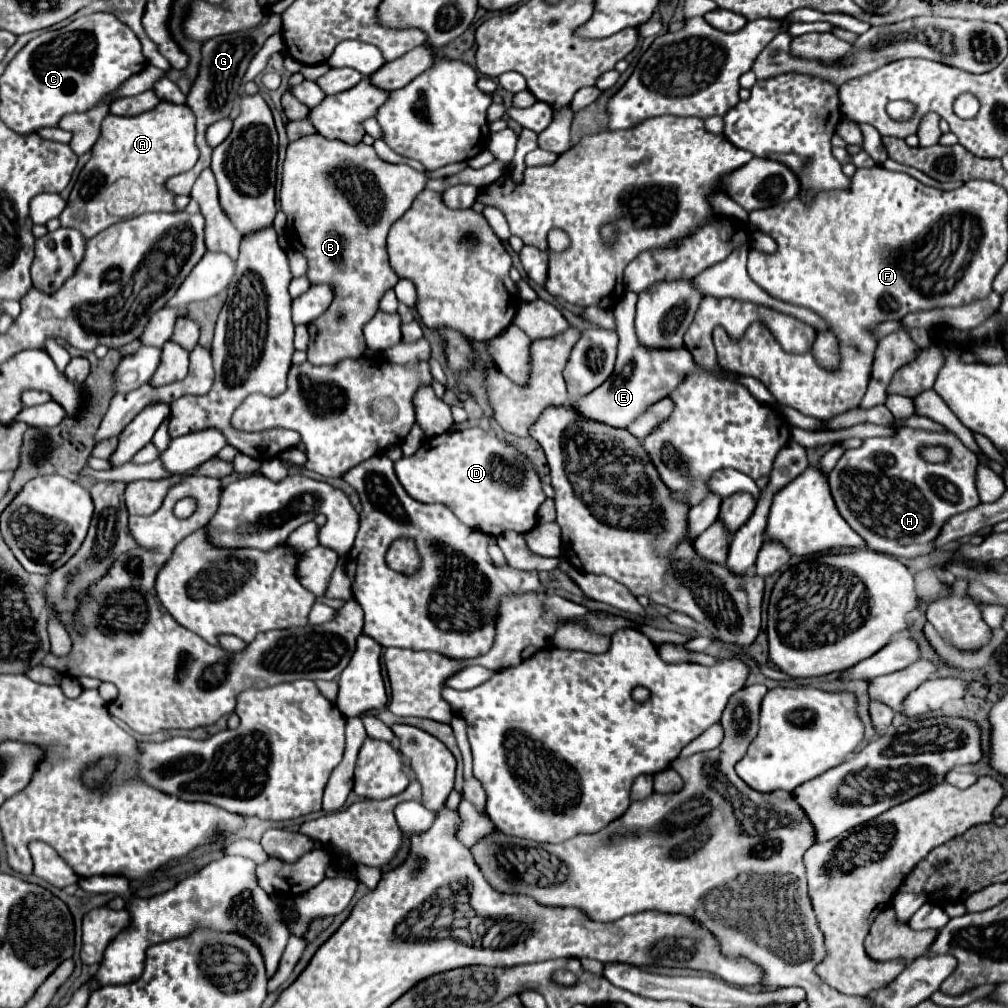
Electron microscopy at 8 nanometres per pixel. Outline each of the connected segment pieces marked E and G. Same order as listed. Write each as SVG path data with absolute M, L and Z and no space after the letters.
M626 291L622 299L612 307L614 321L616 321L616 333L620 337L618 345L618 359L616 367L610 379L586 397L582 397L576 405L586 413L588 417L594 417L594 421L602 421L606 425L614 425L620 429L626 429L630 421L642 411L650 407L650 403L668 397L668 393L680 383L680 379L686 375L686 371L692 371L696 365L690 357L690 353L680 347L680 349L648 349L644 347L634 329L635 311L638 295L631 291Z
M272 13L268 17L268 21L260 27L254 27L254 29L248 29L248 31L240 31L240 33L230 33L230 35L220 35L220 37L214 37L210 41L204 43L202 47L202 63L200 63L200 73L188 93L188 99L186 99L186 105L194 111L196 115L196 145L200 149L200 159L198 163L194 165L194 169L186 171L186 173L180 173L176 177L172 177L168 181L168 189L176 195L188 195L196 177L202 173L202 169L206 169L210 165L210 157L212 157L212 147L206 143L206 129L208 125L216 123L218 119L224 119L230 115L232 107L234 107L234 99L236 99L236 91L240 87L240 81L246 73L246 67L248 63L252 61L252 57L260 51L260 47L264 45L264 41L278 33L282 27L282 19L280 15Z

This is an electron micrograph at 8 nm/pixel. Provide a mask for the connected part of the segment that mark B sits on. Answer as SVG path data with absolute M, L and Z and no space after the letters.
M318 133L288 145L280 189L280 207L288 217L286 237L292 249L306 257L310 283L328 283L336 291L334 305L308 325L308 361L312 365L362 357L366 349L363 327L378 311L380 297L400 279L388 263L388 229L408 211L414 197L426 187L426 179L448 177L464 167L462 161L434 173L420 173L408 165L382 161L370 145L346 145Z

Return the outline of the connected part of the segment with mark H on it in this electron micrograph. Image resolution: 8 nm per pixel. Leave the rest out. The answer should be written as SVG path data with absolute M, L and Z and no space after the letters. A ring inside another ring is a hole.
M902 427L898 429L896 437L866 439L860 449L846 451L830 471L830 489L840 515L866 541L868 549L894 557L920 557L934 551L932 543L940 535L948 517L980 505L980 497L974 485L976 467L978 457L966 449L954 433L928 433ZM922 447L944 447L952 457L942 463L928 463L924 457L920 457Z

